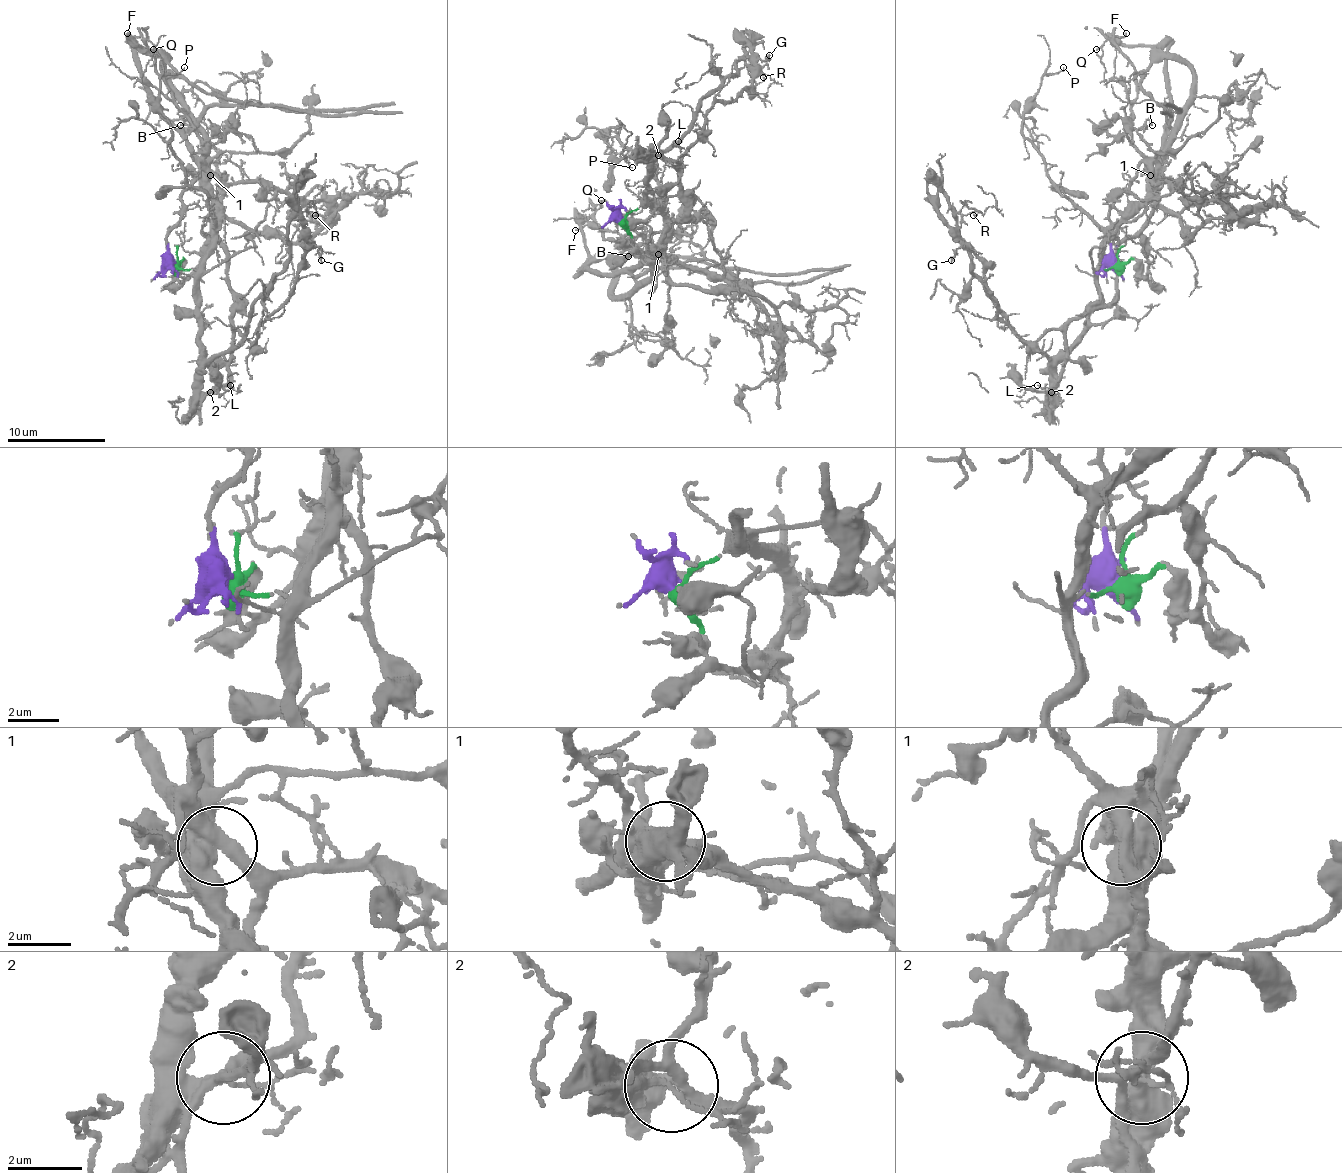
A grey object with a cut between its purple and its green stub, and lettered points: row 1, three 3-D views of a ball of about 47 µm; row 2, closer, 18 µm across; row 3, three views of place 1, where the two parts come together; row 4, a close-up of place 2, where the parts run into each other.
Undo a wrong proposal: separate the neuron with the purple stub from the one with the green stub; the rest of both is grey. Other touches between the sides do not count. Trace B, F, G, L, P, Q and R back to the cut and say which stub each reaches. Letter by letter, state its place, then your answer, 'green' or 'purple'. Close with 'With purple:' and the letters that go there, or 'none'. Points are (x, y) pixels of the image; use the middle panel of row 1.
B: at (628, 256); purple
F: at (575, 230); purple
G: at (769, 55); purple
L: at (678, 141); green
P: at (632, 167); green
Q: at (601, 200); purple
R: at (763, 77); green
With purple: B, F, G, Q

